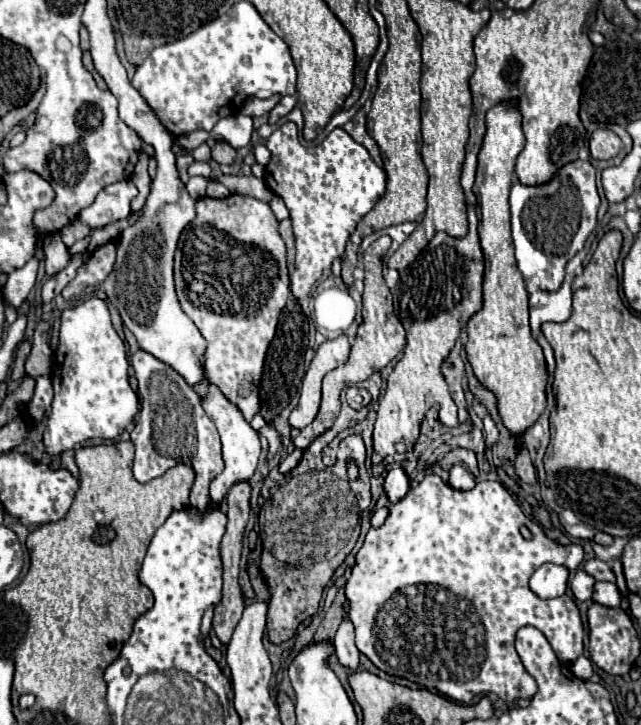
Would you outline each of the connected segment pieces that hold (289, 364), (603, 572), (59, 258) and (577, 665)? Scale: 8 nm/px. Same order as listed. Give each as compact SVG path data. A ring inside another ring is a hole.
M291 295L285 305L285 311L281 313L275 339L271 341L271 347L269 347L267 359L265 359L265 371L263 371L263 381L261 381L261 417L267 423L271 423L289 405L289 401L297 393L297 385L301 383L301 379L305 375L303 355L309 347L307 327L309 327L307 317L301 311L297 299Z
M589 559L583 563L583 571L589 573L593 579L597 581L615 581L615 575L611 571L611 567L601 561L601 559Z
M53 233L53 235L47 235L45 241L43 241L43 249L45 249L45 271L49 277L53 277L55 273L59 273L71 259L71 255L67 253L67 247L63 245L61 241L61 235L59 233Z
M581 655L581 657L571 665L571 671L573 671L579 679L589 679L589 677L593 675L593 665L591 665L591 661L589 661L585 655Z

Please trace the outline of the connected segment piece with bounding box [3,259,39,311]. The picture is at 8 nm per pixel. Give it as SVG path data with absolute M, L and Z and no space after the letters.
M37 259L27 261L25 267L15 269L13 273L9 273L7 283L3 285L3 297L5 297L5 303L11 305L11 307L15 307L17 311L23 307L23 303L27 301L29 291L31 291L33 285L35 285L37 265L39 265Z

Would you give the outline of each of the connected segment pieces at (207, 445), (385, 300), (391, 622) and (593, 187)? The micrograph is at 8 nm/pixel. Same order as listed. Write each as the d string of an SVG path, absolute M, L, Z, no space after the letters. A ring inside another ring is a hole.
M143 349L131 355L131 365L135 369L135 377L139 383L137 395L141 403L135 429L131 431L131 443L135 445L133 475L139 483L147 483L159 477L161 463L169 463L171 449L175 449L177 459L191 459L191 467L197 473L191 489L191 507L195 507L201 515L205 515L209 509L219 507L209 497L209 485L223 469L219 433L213 421L209 421L197 393L187 385L187 381L175 369L169 369L169 365L157 361L157 357L145 353Z
M383 235L377 241L373 241L369 245L369 249L363 253L363 265L365 265L365 291L363 291L363 311L361 311L363 323L357 329L357 337L355 337L355 343L351 347L351 355L347 359L347 363L329 371L323 377L323 399L321 399L319 413L317 413L315 421L311 425L307 425L305 429L301 429L299 435L293 439L295 447L299 447L299 449L307 449L309 443L317 435L325 433L333 425L333 421L339 415L339 393L343 387L357 385L357 383L365 381L371 373L381 371L405 347L405 329L403 329L403 325L395 313L392 294L383 281L383 275L381 275L381 267L383 267L381 259L389 247L391 247L391 237Z
M427 473L425 479L413 487L409 491L409 495L399 501L397 505L391 507L383 527L379 529L369 529L365 543L361 545L357 557L355 557L355 565L353 565L353 573L345 583L345 599L349 603L349 611L347 617L355 627L355 645L357 649L367 655L375 665L379 665L381 671L385 671L387 675L395 675L395 677L403 677L411 683L417 683L419 687L425 689L435 689L439 693L443 693L445 697L451 697L453 701L459 703L471 703L475 695L479 693L495 693L497 697L501 697L503 701L511 703L515 699L531 699L535 695L535 679L527 673L527 669L523 667L517 651L515 651L515 635L521 627L531 625L537 627L539 631L543 631L543 635L547 635L547 641L551 643L555 655L563 661L563 663L571 663L575 661L581 653L583 653L583 623L581 623L581 615L577 605L573 603L571 597L566 594L557 597L557 599L541 599L537 597L531 589L529 589L529 577L535 573L537 567L541 567L543 563L557 563L557 565L565 565L565 567L579 567L583 562L583 547L573 543L573 545L559 545L555 541L551 541L549 537L545 537L543 529L533 523L531 519L525 517L525 513L519 509L519 505L513 501L513 497L509 495L509 491L499 483L499 481L479 481L473 489L469 491L457 491L453 489L449 483L445 483L441 477L437 477L435 473ZM521 525L527 525L529 531L533 533L533 539L527 541L523 539L523 535L519 533Z
M571 161L551 181L533 187L515 179L511 187L511 225L515 259L523 277L535 277L541 289L557 291L565 279L567 261L583 249L585 239L597 227L599 205L597 171L591 161Z

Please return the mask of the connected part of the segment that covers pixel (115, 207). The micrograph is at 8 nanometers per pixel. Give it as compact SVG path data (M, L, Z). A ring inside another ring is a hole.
M119 181L105 187L95 203L79 213L79 221L87 223L91 229L105 227L113 221L127 219L131 213L131 201L137 197L137 187L133 181Z

